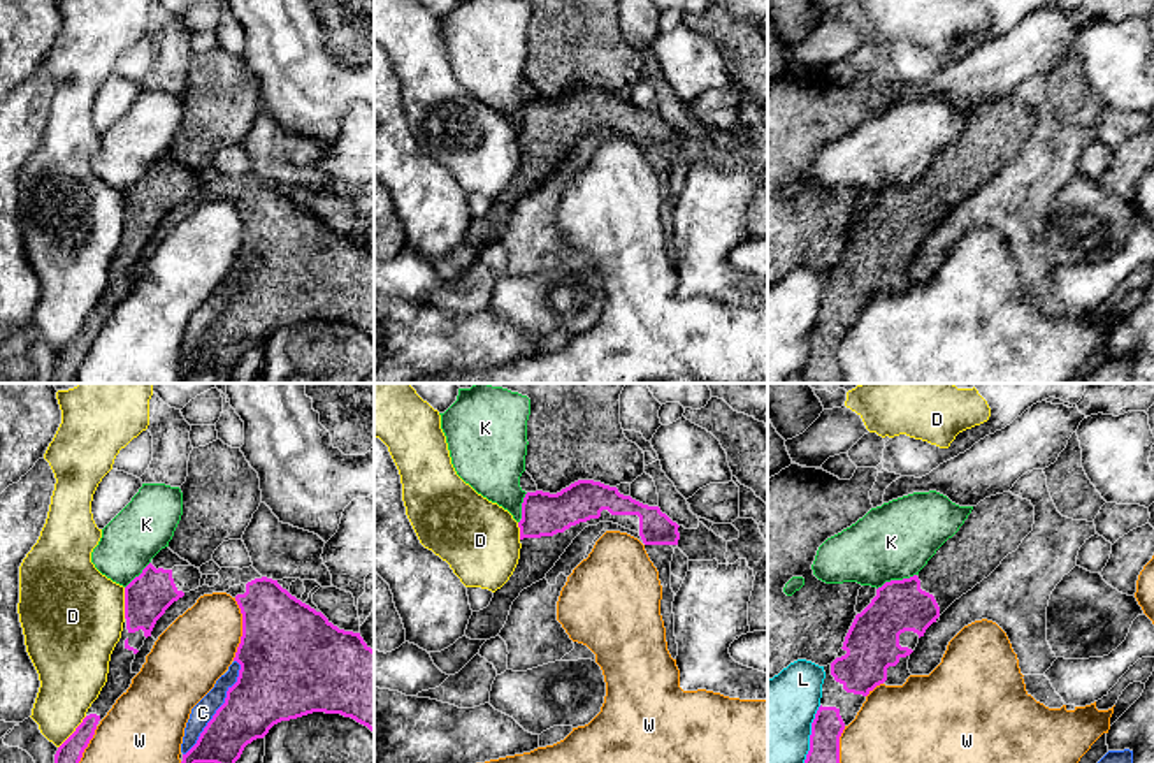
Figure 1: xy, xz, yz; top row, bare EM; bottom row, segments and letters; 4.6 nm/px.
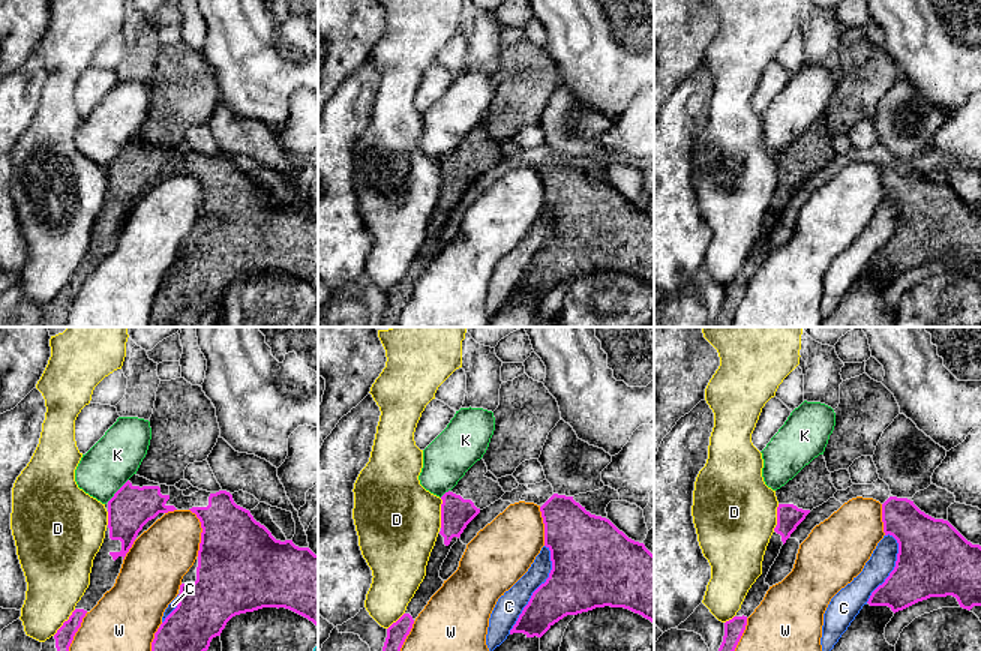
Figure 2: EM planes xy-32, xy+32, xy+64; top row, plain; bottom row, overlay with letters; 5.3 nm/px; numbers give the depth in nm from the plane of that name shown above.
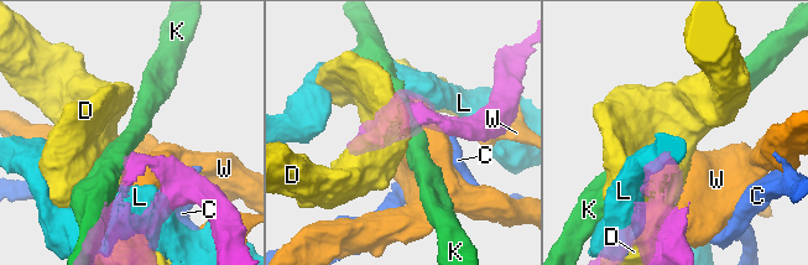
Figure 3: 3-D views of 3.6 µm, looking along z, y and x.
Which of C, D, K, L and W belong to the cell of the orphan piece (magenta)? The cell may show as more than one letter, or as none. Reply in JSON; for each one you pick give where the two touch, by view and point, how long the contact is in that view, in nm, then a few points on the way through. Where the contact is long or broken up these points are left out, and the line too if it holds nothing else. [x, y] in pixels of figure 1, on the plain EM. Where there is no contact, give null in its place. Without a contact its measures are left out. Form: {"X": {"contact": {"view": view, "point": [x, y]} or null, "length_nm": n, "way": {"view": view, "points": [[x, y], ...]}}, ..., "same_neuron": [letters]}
{"same_neuron": []}

